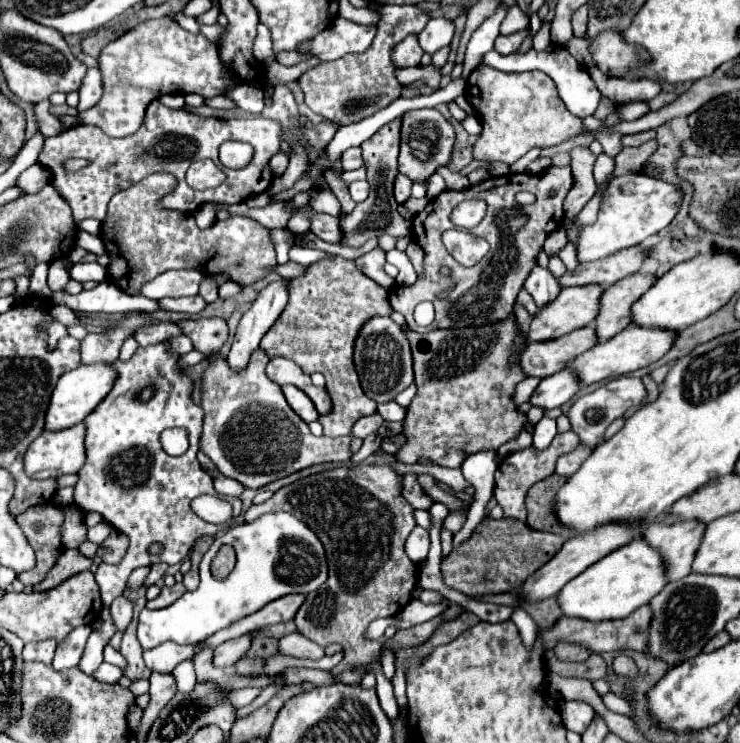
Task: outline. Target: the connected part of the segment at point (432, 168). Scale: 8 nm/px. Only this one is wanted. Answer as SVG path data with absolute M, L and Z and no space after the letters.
M434 108L410 110L402 116L402 142L400 142L400 158L398 170L400 174L408 176L412 182L422 182L428 188L428 180L440 166L448 166L452 160L452 146L454 146L454 128L452 124Z

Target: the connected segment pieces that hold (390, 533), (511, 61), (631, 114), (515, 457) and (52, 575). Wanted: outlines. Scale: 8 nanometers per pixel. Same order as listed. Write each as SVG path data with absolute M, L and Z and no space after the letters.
M358 464L358 466L340 466L336 470L334 468L324 470L320 474L312 474L290 486L280 488L264 504L250 506L244 518L246 522L252 522L266 512L278 512L278 510L290 512L302 522L306 522L320 536L328 556L328 570L330 570L328 582L320 590L310 592L294 616L298 632L322 648L330 644L340 644L346 650L344 662L336 666L334 672L340 672L342 668L348 666L368 666L368 670L374 672L378 680L376 692L380 698L380 706L384 708L390 720L396 720L400 716L400 708L396 704L392 684L390 680L384 678L382 666L378 664L378 652L380 652L378 640L366 640L364 634L372 620L396 616L412 600L412 592L418 586L420 566L408 560L404 552L404 542L412 532L412 528L416 526L416 520L414 520L414 508L402 496L402 476L392 466L384 466L384 464Z
M548 44L546 50L542 52L536 52L534 48L530 48L528 52L514 52L514 54L508 54L508 56L502 56L498 54L496 50L488 52L482 60L482 64L490 64L492 68L496 70L502 70L502 72L528 72L528 70L542 70L544 74L548 74L556 88L558 88L558 94L564 102L564 106L578 118L586 118L586 116L592 116L592 112L598 108L598 102L602 98L602 94L596 90L596 86L592 84L590 76L587 70L580 65L577 60L564 48L564 46L556 46L556 44Z
M628 104L628 106L622 106L620 108L622 120L636 120L636 118L644 116L646 112L650 112L650 106L648 104Z
M569 430L567 432L558 433L548 450L544 452L538 452L536 448L528 446L524 450L518 450L518 452L512 452L508 454L498 470L496 470L496 488L494 488L494 498L498 502L498 506L504 510L504 518L516 518L516 520L522 520L526 522L526 508L524 508L524 496L528 492L528 488L540 480L544 480L546 476L550 476L556 468L556 460L562 456L562 454L568 454L572 452L576 446L578 446L580 438L576 436L576 432Z
M62 550L60 556L56 558L56 564L52 568L52 572L48 572L48 576L44 576L44 580L34 588L34 592L44 592L44 590L50 590L54 586L58 586L60 582L64 582L66 578L78 574L78 572L84 572L84 570L90 570L90 566L94 564L92 558L80 554L80 550Z

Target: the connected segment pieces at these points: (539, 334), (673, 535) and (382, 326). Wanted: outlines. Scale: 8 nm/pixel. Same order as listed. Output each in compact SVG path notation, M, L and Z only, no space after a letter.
M574 286L574 288L562 288L560 296L550 302L544 310L540 310L528 328L528 342L544 342L560 338L576 328L584 328L596 320L598 304L600 304L600 292L604 292L602 286Z
M682 520L672 524L652 524L644 532L644 540L664 554L668 564L668 578L680 580L692 570L692 560L700 548L706 524L700 520Z
M376 316L362 326L354 348L354 364L364 394L376 400L378 404L394 400L404 388L408 388L414 382L412 354L406 332L392 318Z

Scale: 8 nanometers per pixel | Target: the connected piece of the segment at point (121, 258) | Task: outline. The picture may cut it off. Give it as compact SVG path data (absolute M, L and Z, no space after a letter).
M156 172L110 200L100 238L110 258L106 266L108 280L120 290L140 296L140 288L166 270L198 270L204 276L226 274L240 286L252 286L276 268L276 250L268 228L248 216L230 216L200 230L194 216L160 208L160 200L172 188L176 188L176 178Z

